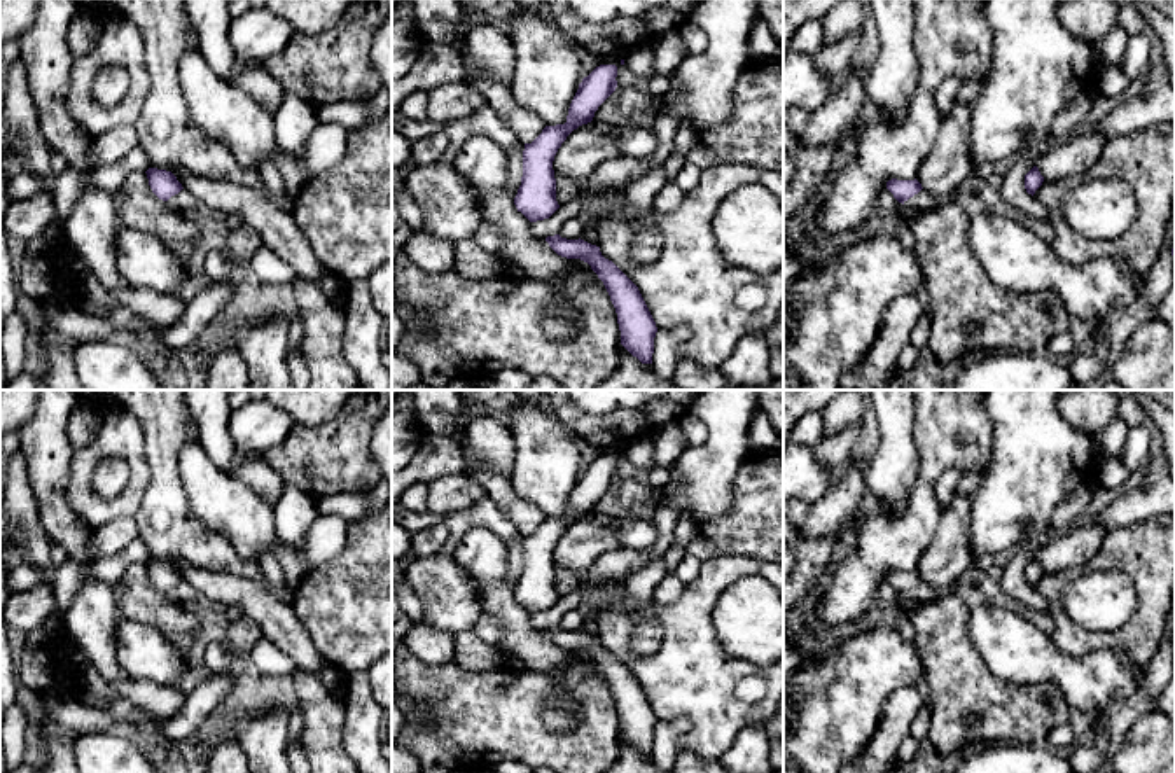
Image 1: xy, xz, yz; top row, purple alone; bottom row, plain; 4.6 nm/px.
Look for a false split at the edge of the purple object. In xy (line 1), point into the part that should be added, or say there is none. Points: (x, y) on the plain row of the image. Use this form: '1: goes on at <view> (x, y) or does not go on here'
1: does not go on here

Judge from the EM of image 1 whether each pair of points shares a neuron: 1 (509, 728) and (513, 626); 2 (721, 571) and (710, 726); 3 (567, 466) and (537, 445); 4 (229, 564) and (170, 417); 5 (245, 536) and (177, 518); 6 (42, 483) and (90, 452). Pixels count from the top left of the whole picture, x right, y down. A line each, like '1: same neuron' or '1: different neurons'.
1: different neurons
2: same neuron
3: same neuron
4: same neuron
5: different neurons
6: different neurons

